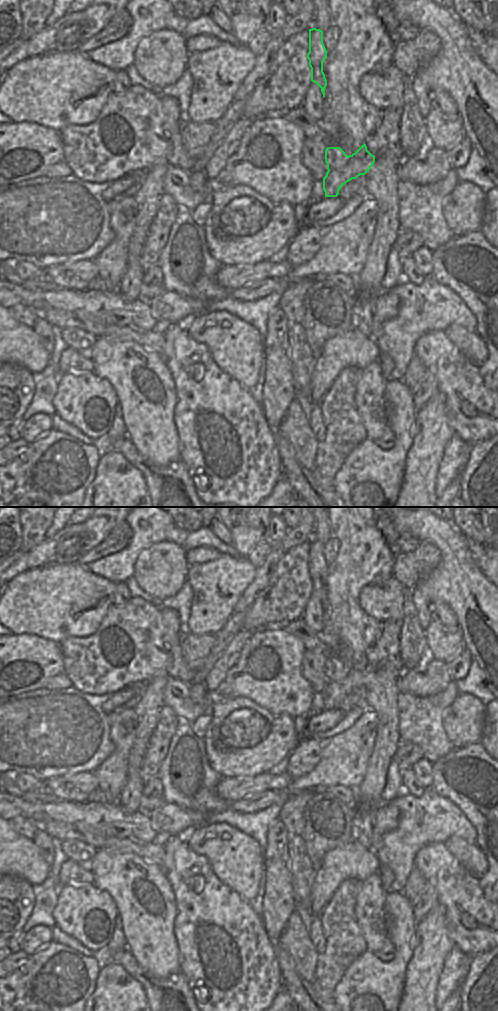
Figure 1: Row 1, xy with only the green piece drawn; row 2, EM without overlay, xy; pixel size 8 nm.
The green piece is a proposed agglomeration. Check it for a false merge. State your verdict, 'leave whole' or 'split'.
split

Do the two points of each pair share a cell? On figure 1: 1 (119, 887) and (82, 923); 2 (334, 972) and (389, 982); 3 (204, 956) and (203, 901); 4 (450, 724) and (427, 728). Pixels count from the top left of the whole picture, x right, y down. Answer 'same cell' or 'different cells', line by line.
1: different cells
2: different cells
3: same cell
4: different cells

